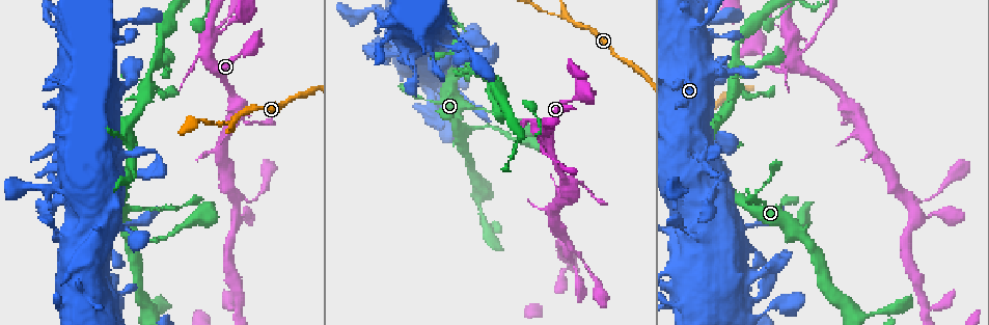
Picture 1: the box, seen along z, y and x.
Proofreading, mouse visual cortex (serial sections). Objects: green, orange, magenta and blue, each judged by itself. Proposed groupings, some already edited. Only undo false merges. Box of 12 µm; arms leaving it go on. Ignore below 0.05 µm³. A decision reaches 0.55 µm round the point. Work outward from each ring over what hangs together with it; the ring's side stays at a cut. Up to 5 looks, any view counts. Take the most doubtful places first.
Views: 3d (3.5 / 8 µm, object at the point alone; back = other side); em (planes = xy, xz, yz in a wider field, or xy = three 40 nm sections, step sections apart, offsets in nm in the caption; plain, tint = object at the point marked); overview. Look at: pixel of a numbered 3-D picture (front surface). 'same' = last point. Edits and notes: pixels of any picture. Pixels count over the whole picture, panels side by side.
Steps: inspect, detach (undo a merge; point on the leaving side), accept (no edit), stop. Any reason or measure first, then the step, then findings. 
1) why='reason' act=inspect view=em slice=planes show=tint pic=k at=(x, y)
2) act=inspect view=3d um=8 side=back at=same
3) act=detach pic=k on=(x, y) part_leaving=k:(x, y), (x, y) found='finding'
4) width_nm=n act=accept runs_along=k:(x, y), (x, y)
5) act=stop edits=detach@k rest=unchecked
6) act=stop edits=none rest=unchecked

why='sharp bend' act=inspect view=3d um=3.5 pic=1 at=(131, 159)

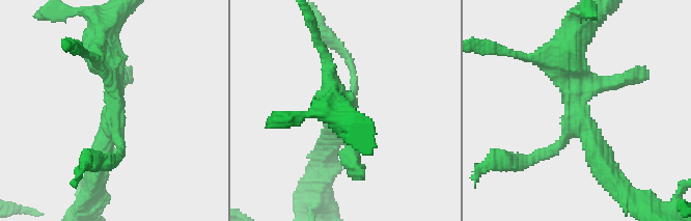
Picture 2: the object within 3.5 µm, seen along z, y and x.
act=inspect view=em slice=xy step=5 show=tint pic=2 at=(111, 100)

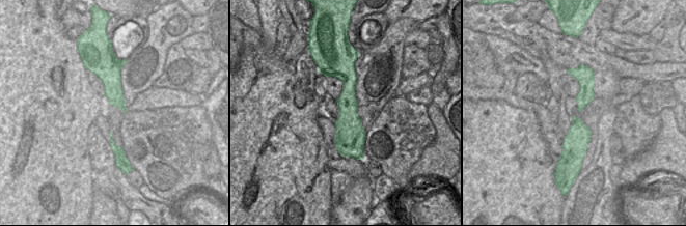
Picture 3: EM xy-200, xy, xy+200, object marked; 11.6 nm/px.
act=inspect view=em slice=xy step=2 show=tint at=same

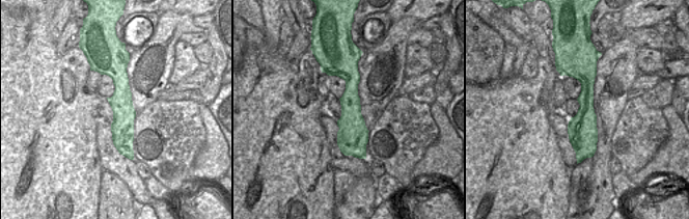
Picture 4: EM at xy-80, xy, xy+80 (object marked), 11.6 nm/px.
act=accept found='continuous, no second cell'

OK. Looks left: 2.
act=inspect view=3d um=3.5 pic=1 at=(155, 67)

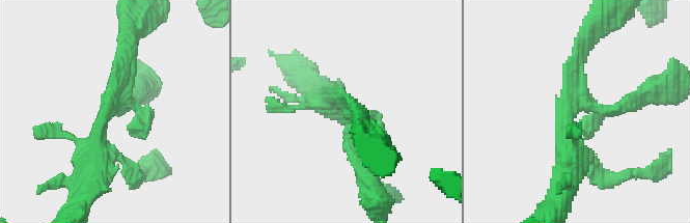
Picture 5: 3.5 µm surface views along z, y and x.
why='now the EM' act=inspect view=em slice=planes show=tint pic=5 at=(113, 105)

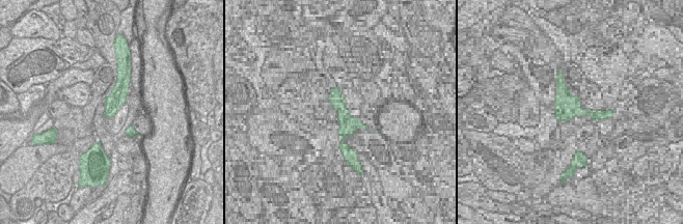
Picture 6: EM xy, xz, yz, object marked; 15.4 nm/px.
act=accept found='one cell here'

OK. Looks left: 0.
act=stop edits=none rest=unchecked

